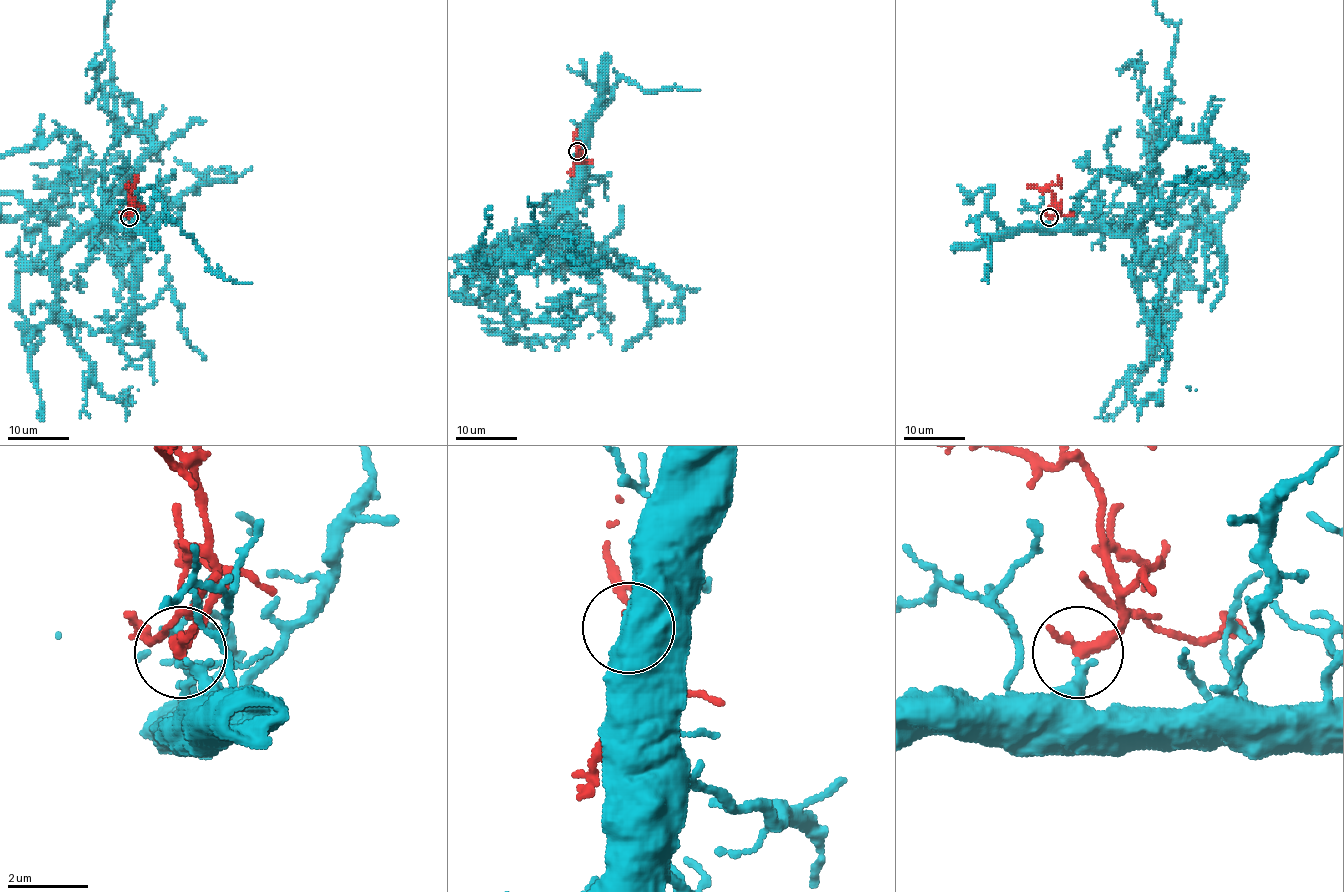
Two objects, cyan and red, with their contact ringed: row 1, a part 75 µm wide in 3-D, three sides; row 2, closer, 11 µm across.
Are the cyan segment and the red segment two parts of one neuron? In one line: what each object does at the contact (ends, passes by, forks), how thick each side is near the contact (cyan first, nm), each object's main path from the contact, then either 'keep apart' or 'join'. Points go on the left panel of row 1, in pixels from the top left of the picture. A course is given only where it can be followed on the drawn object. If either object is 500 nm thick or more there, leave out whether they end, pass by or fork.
cyan ends | red ends | 280/380 nm | red via (129, 218), (134, 204), (129, 184), (137, 179), (134, 176) | join

